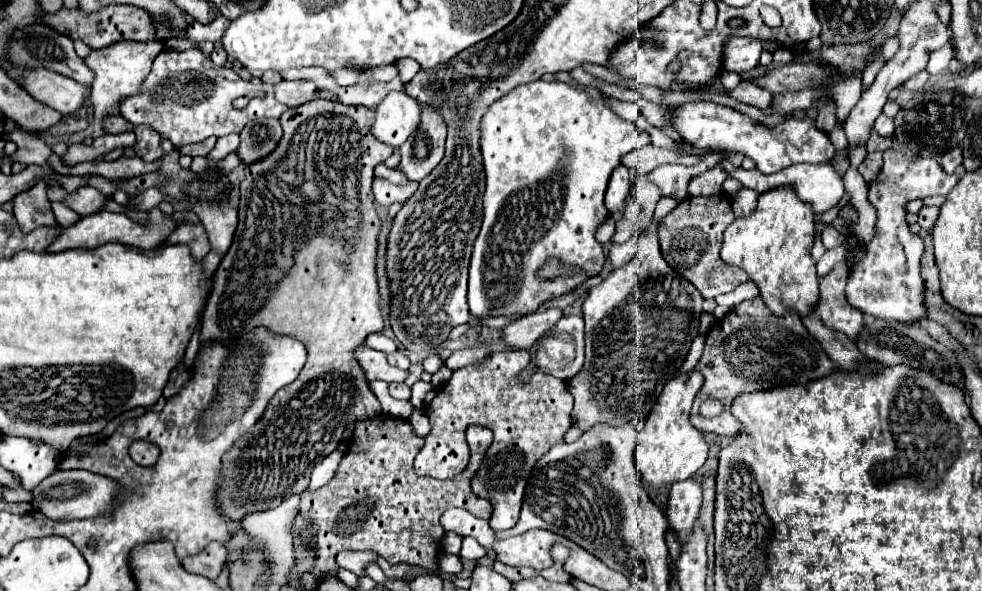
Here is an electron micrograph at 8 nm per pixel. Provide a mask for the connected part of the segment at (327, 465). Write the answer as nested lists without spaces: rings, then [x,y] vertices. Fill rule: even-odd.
[[[336,449],[334,453],[330,453],[330,457],[326,457],[322,463],[318,463],[318,465],[314,467],[314,471],[312,471],[312,481],[310,481],[310,487],[312,487],[312,489],[326,485],[326,483],[334,477],[342,455],[344,455],[344,453],[342,453],[340,449]]]

